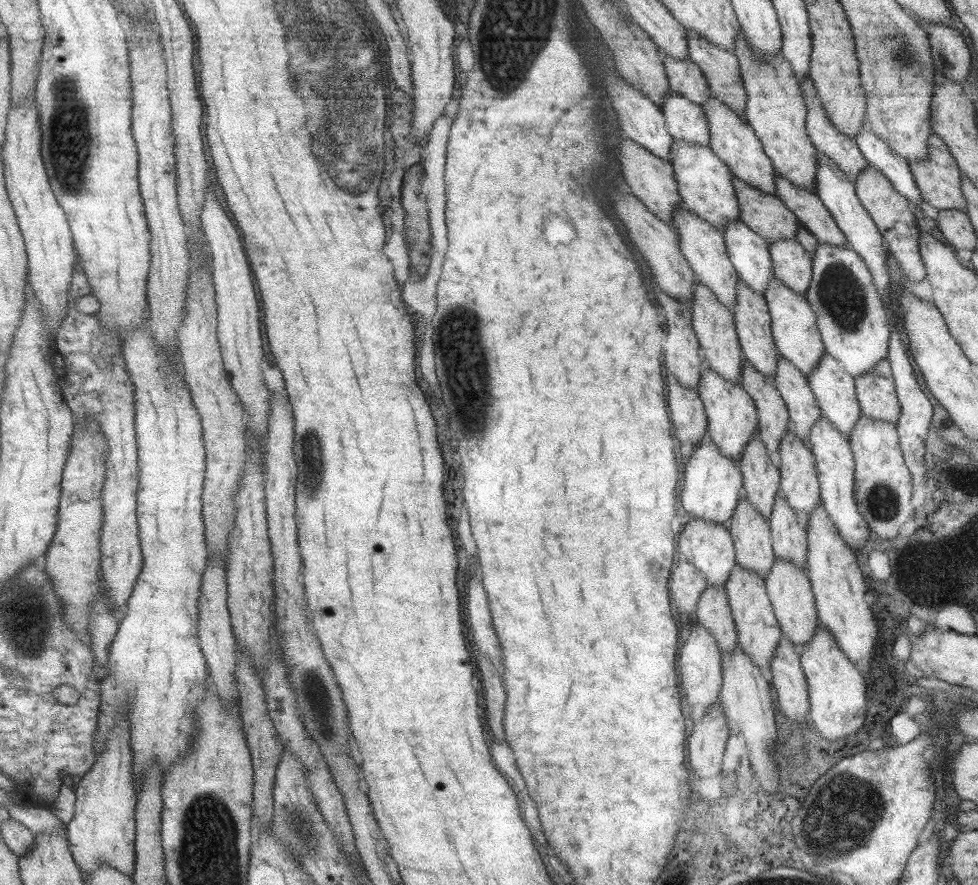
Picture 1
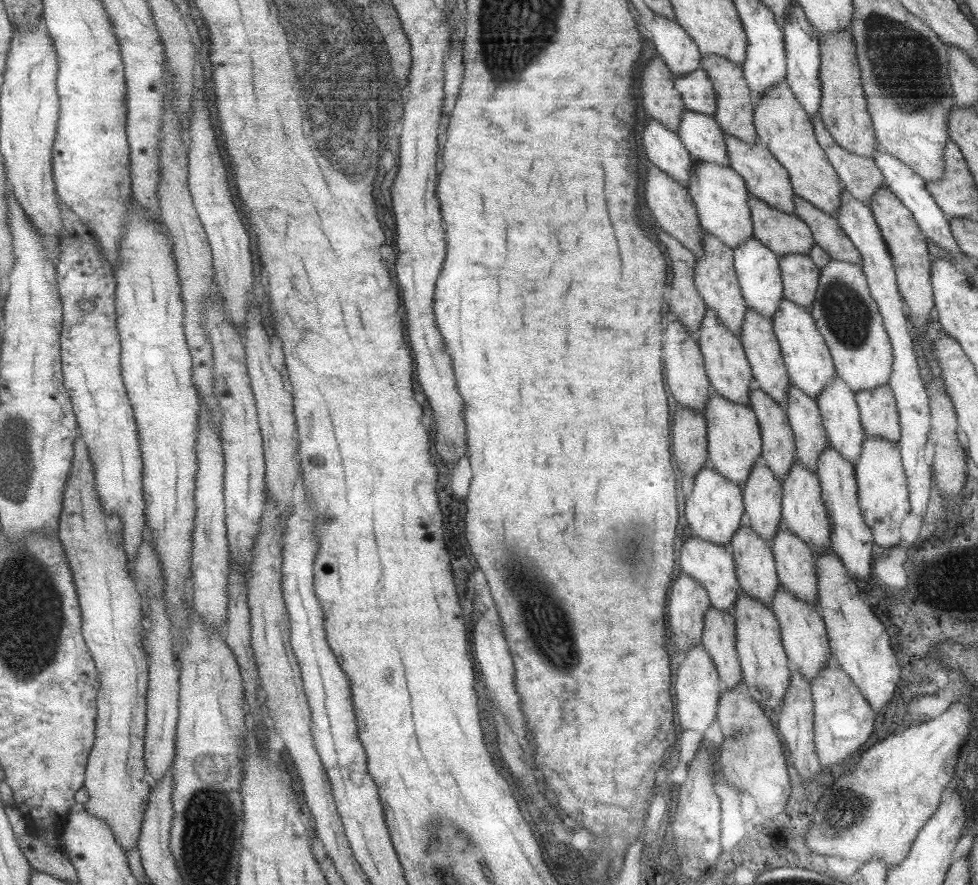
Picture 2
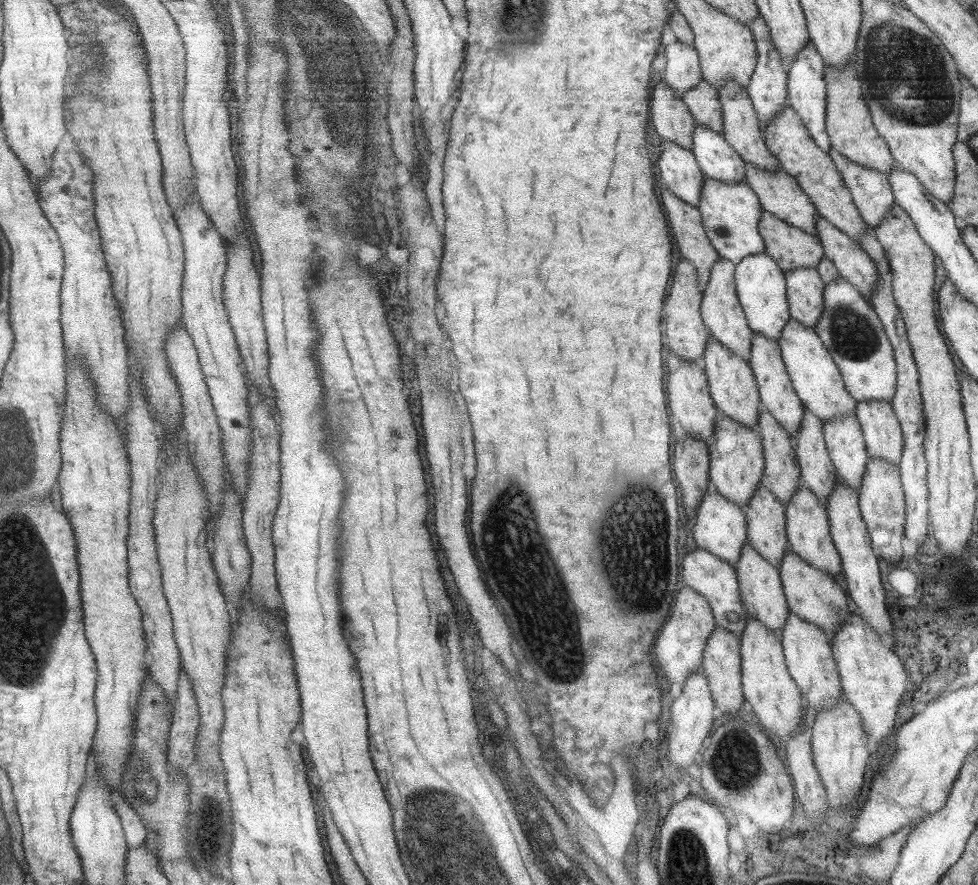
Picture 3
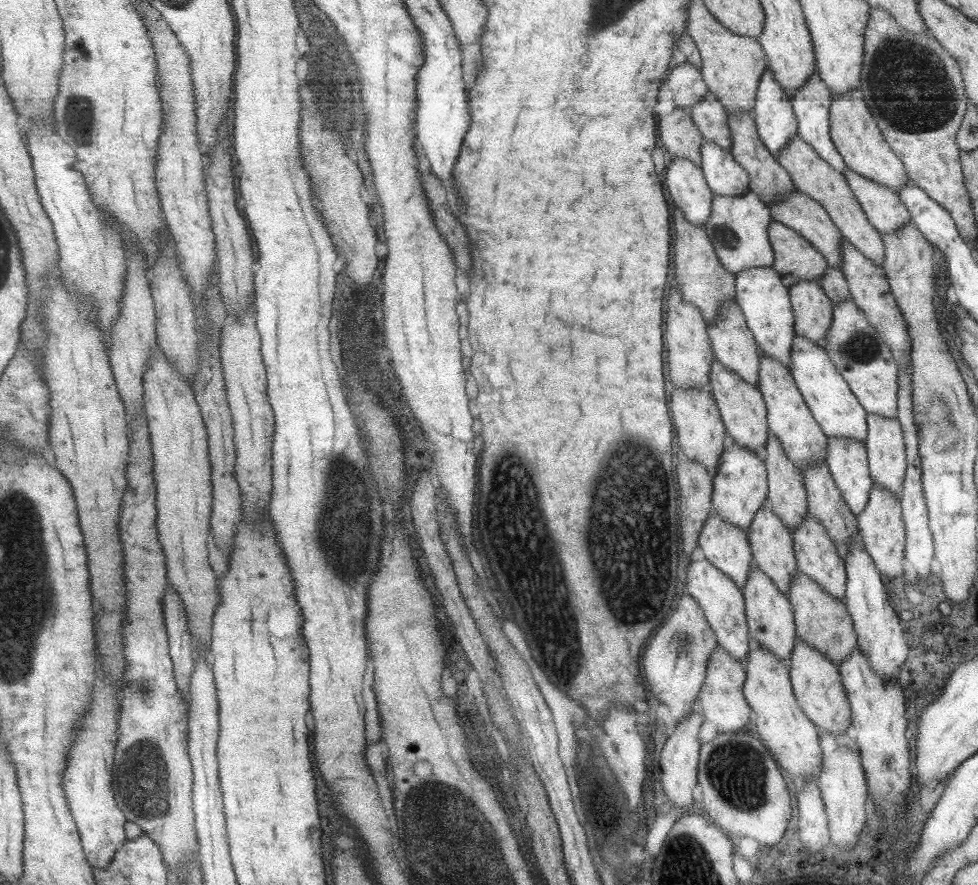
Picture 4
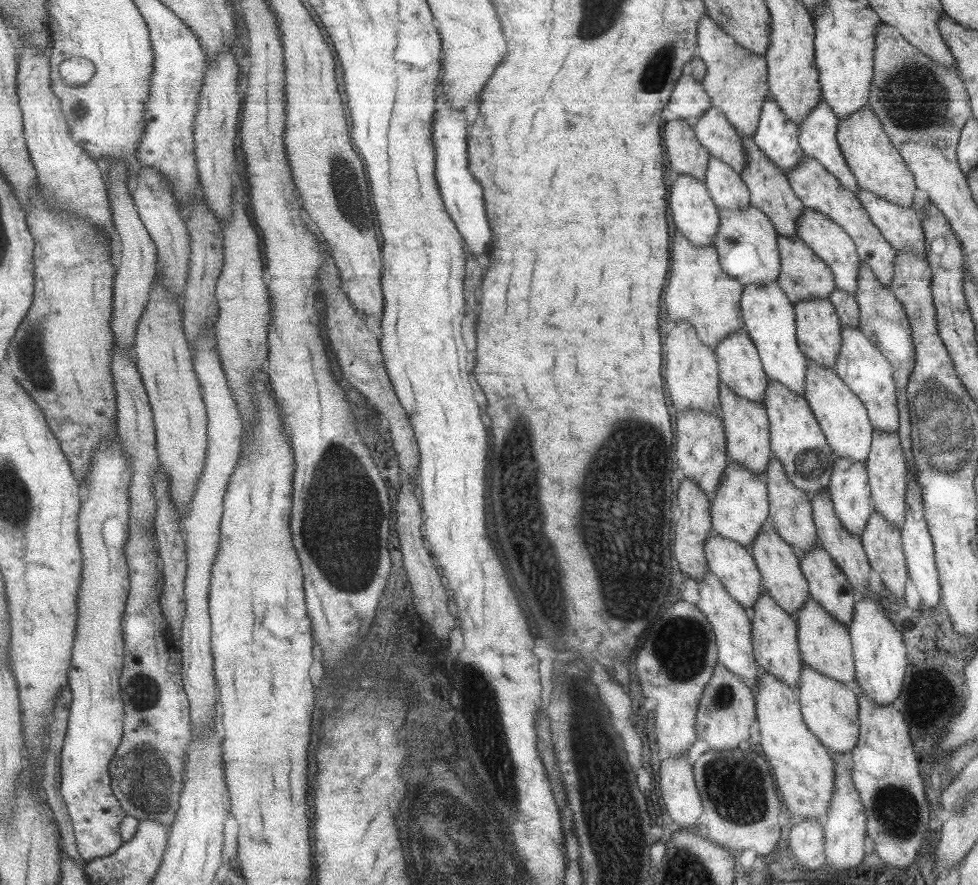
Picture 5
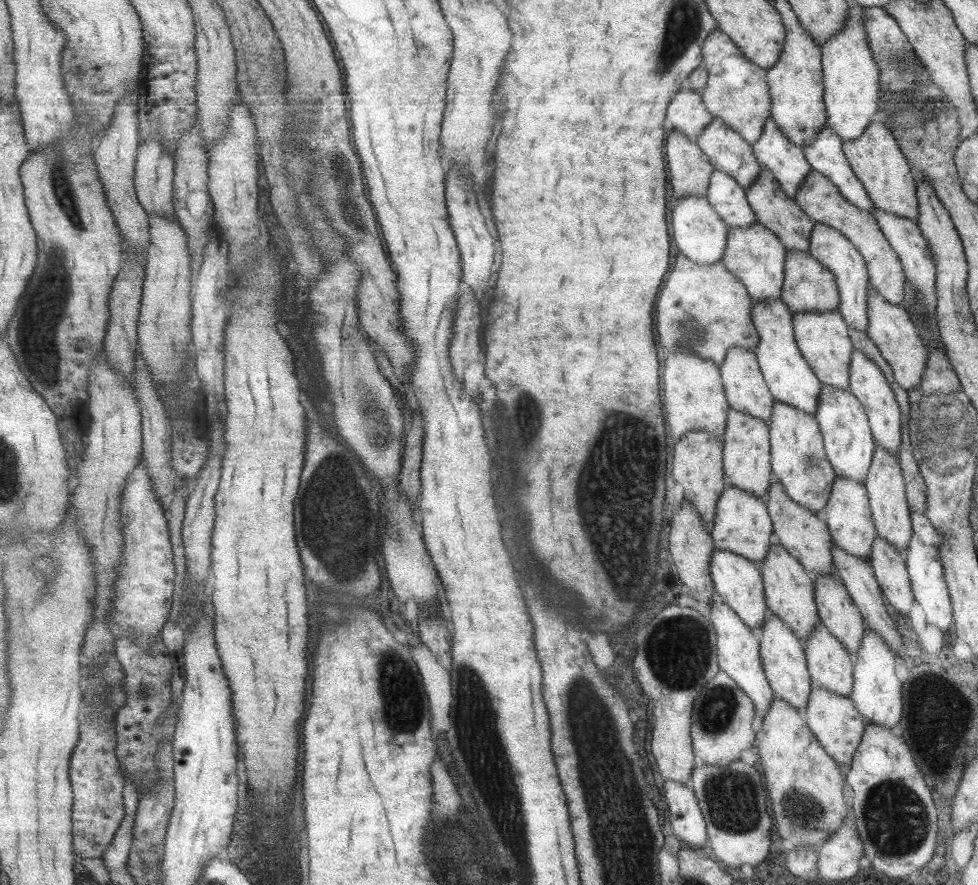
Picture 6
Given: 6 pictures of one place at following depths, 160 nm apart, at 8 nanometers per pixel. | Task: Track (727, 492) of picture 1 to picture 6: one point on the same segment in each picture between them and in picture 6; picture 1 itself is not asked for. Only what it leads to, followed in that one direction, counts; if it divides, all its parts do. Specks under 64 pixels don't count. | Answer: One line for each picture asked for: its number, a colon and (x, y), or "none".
2: (713, 508)
3: (719, 526)
4: (725, 546)
5: (732, 563)
6: (737, 582)

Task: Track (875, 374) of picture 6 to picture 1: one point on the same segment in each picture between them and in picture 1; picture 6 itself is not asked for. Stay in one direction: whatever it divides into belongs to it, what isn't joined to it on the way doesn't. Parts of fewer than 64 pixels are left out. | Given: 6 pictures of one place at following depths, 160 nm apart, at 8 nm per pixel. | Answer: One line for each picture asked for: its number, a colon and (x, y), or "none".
1: (853, 323)
2: (846, 316)
3: (853, 334)
4: (859, 354)
5: (859, 364)

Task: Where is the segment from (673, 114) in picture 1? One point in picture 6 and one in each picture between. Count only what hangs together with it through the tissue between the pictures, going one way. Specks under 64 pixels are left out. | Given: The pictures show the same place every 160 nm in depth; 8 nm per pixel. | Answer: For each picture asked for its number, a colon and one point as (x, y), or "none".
2: (701, 136)
3: (714, 157)
4: (723, 176)
5: (726, 188)
6: (728, 200)

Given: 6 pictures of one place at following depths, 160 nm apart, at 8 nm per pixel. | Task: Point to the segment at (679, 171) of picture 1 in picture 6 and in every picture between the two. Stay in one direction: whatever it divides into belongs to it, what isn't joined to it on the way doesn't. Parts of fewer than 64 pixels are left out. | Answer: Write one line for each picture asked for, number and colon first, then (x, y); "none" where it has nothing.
2: (719, 195)
3: (729, 213)
4: (736, 227)
5: (745, 240)
6: (753, 254)

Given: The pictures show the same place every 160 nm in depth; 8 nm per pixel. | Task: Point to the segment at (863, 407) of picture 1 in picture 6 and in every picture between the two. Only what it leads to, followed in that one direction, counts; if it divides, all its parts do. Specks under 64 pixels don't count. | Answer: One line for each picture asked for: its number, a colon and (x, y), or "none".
2: (877, 410)
3: (882, 435)
4: (884, 442)
5: (886, 467)
6: (884, 484)

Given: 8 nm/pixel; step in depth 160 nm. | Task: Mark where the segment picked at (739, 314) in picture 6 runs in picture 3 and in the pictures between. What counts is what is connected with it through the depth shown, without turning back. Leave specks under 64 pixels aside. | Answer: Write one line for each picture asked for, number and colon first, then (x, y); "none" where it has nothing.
3: (684, 221)
4: (699, 276)
5: (699, 292)

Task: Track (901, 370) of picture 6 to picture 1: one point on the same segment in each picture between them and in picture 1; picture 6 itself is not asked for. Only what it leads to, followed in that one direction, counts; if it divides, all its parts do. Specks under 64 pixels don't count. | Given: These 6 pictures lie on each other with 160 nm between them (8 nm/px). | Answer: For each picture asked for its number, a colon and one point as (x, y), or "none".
1: (804, 204)
2: (825, 230)
3: (852, 264)
4: (867, 285)
5: (882, 319)

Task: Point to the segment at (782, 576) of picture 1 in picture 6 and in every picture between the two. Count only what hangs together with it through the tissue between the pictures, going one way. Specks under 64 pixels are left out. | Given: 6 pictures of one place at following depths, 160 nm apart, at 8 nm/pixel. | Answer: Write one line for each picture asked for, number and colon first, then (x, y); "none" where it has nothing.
2: (803, 635)
3: (807, 652)
4: (816, 684)
5: (829, 709)
6: (834, 721)

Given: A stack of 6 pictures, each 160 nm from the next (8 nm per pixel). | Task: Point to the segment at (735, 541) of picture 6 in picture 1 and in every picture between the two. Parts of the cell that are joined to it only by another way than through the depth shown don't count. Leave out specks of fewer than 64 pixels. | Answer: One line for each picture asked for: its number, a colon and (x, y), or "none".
1: (731, 415)
2: (733, 437)
3: (735, 460)
4: (739, 485)
5: (739, 506)

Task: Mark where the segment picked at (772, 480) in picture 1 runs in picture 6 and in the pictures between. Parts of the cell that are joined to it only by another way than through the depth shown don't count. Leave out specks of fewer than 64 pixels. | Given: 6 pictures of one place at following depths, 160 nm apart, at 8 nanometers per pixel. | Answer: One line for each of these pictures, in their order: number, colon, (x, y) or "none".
2: (761, 492)
3: (765, 525)
4: (769, 539)
5: (778, 565)
6: (788, 590)

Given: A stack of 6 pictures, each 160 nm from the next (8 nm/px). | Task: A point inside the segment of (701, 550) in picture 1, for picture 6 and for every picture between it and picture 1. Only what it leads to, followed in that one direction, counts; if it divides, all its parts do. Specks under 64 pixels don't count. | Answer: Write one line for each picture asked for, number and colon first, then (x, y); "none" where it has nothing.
2: (711, 564)
3: (715, 579)
4: (721, 600)
5: (730, 622)
6: (737, 647)

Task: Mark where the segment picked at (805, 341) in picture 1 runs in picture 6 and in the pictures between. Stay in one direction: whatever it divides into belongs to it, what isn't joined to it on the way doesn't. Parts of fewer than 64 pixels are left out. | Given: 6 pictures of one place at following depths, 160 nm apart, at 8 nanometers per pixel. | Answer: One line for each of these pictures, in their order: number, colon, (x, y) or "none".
2: (807, 359)
3: (814, 376)
4: (837, 412)
5: (841, 416)
6: (846, 436)

